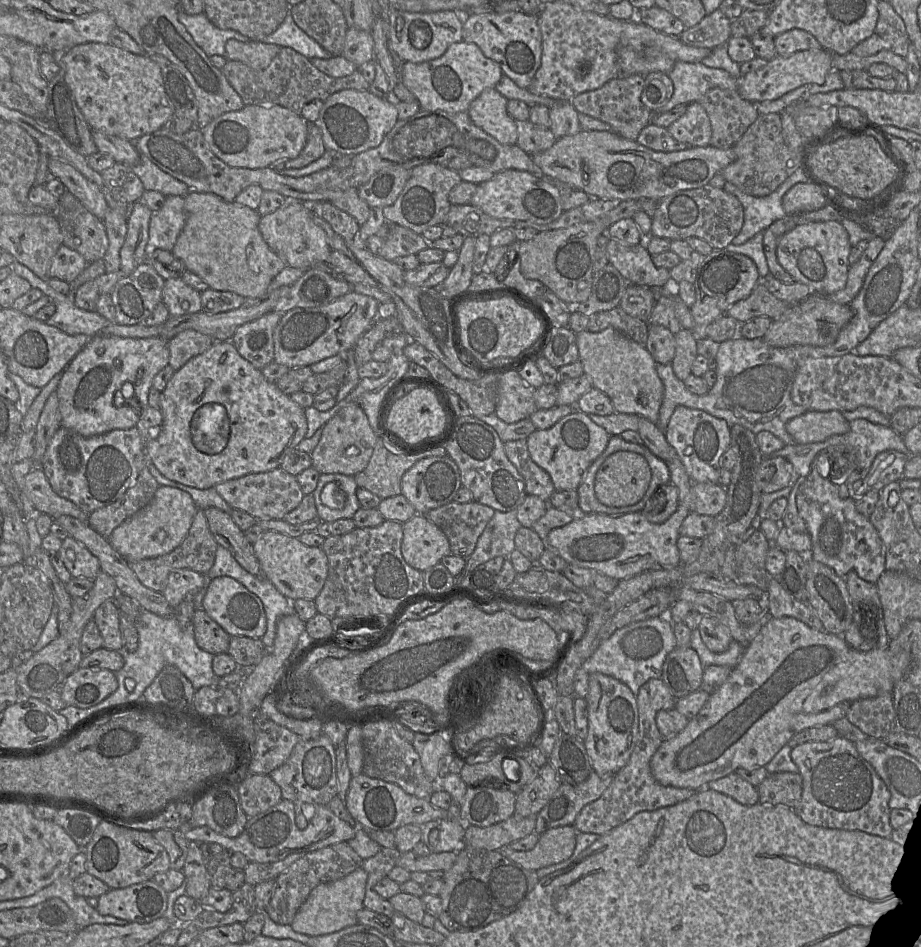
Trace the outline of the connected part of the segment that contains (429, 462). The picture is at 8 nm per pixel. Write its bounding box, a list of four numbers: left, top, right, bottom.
[401,456,462,514]

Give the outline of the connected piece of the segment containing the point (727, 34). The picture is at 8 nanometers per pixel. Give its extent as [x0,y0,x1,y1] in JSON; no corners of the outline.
[679,9,731,49]

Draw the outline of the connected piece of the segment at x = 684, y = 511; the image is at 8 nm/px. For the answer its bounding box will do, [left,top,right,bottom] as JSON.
[546,456,692,581]

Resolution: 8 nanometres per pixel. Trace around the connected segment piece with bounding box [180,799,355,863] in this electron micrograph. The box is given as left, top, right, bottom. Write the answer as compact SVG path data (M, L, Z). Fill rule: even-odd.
M281 799L279 803L270 807L253 817L248 817L243 832L236 838L230 838L221 835L207 826L187 827L183 829L185 838L190 842L202 843L213 842L223 846L230 853L240 852L248 859L249 862L271 863L284 859L293 853L307 853L315 851L342 841L348 841L355 835L355 828L346 821L337 817L327 805L317 806L315 813L304 829L297 827L295 822L296 809L295 804L287 799Z

